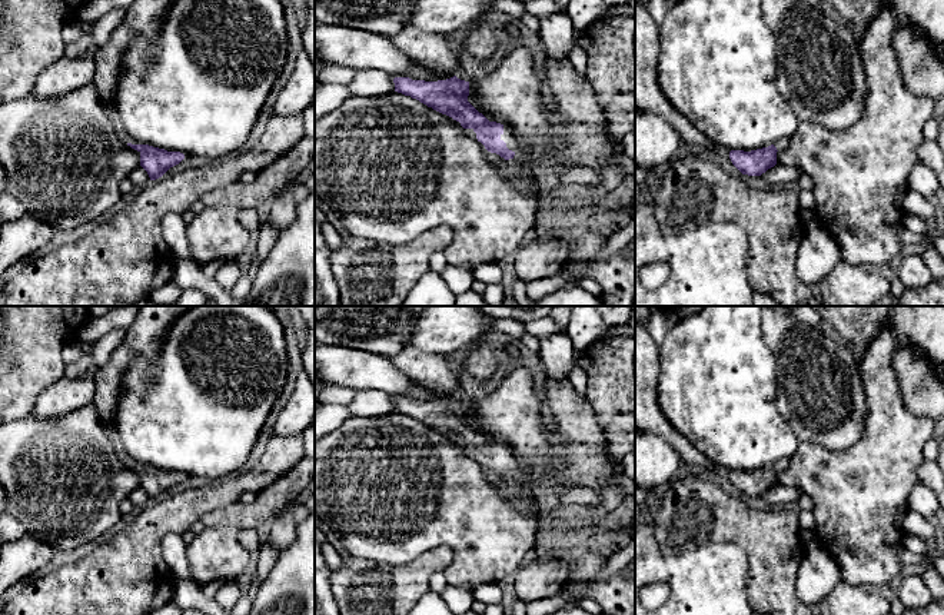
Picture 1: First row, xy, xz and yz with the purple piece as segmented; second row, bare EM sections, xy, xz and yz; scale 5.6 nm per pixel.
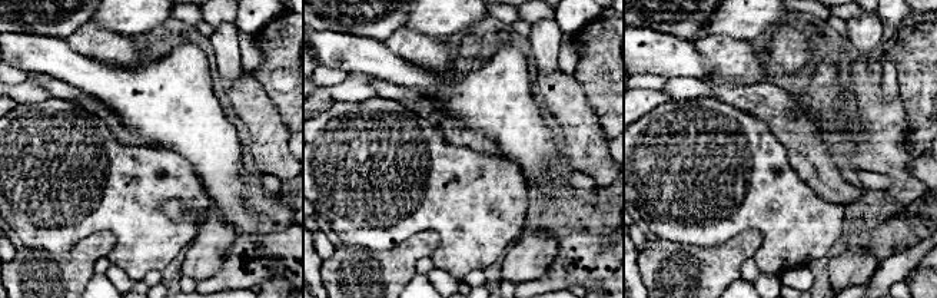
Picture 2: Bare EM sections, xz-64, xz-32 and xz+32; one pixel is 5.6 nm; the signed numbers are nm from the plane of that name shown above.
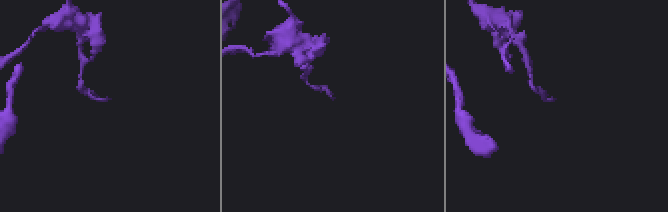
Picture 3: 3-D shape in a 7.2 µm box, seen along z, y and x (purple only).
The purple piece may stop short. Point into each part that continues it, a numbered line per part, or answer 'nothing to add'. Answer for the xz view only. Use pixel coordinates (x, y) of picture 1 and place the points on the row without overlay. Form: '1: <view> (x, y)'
1: xz (495, 479)

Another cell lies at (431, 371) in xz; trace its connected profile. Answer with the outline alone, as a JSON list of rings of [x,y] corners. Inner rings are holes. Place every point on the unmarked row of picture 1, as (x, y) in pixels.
[[[403,348],[390,358],[393,365],[413,383],[436,396],[453,398],[461,388],[461,369],[448,362],[445,355]]]

